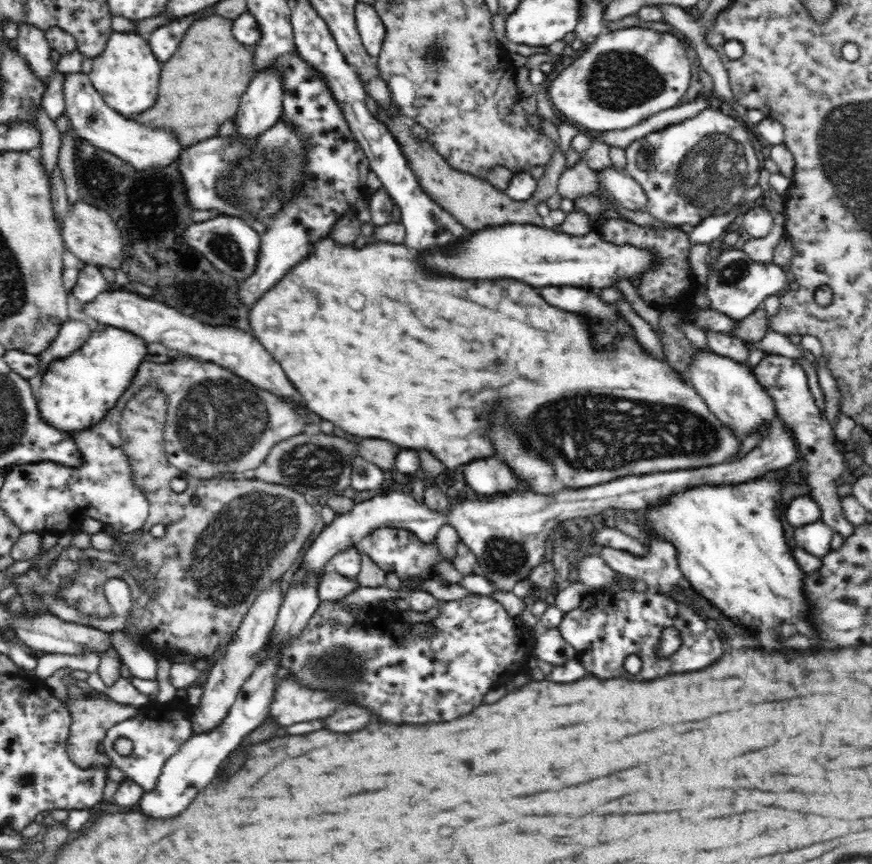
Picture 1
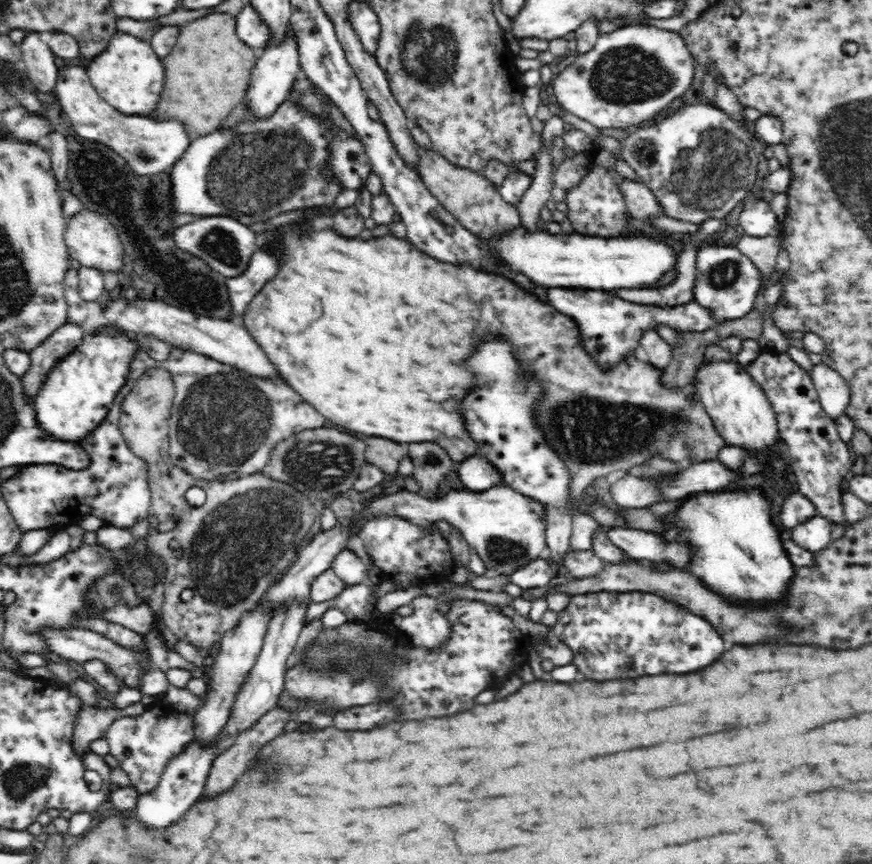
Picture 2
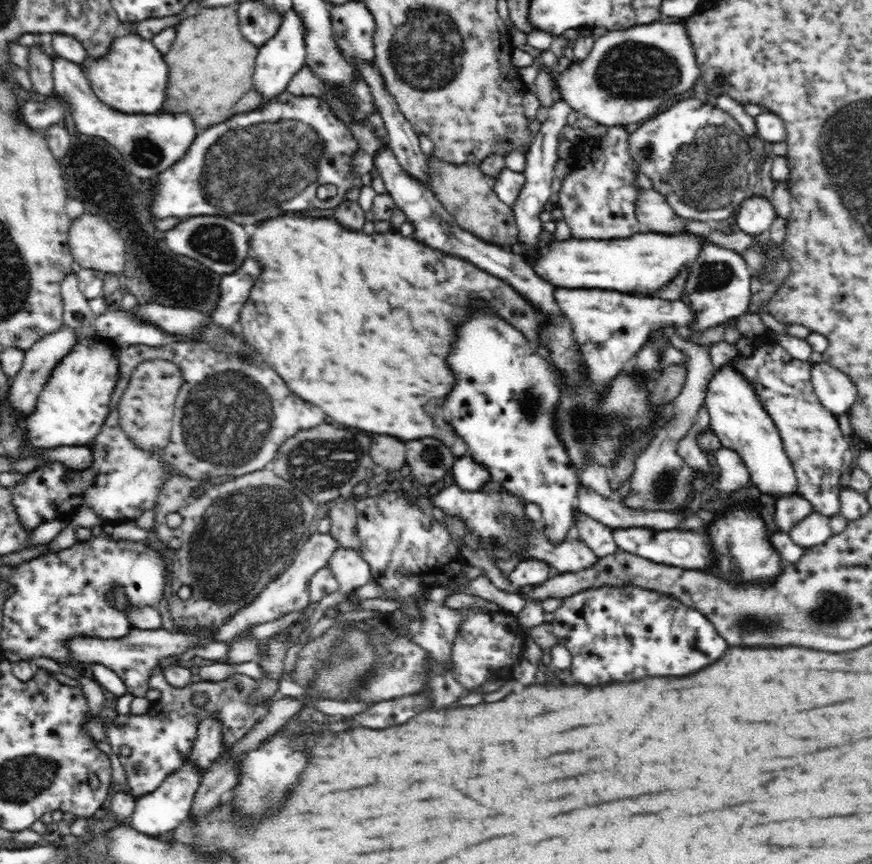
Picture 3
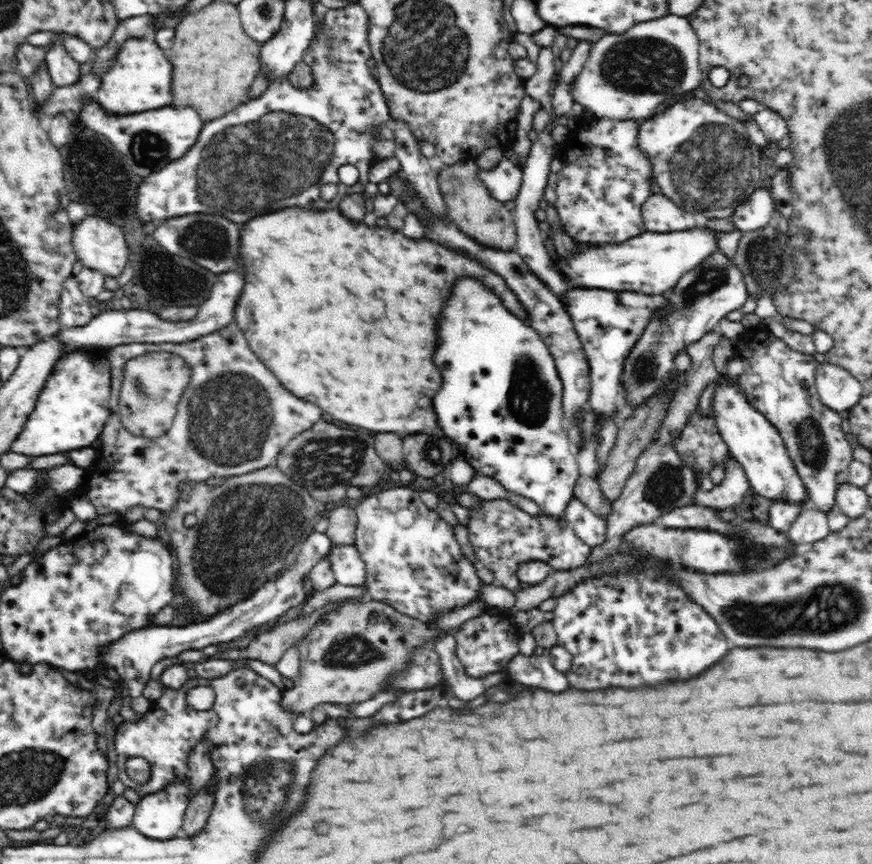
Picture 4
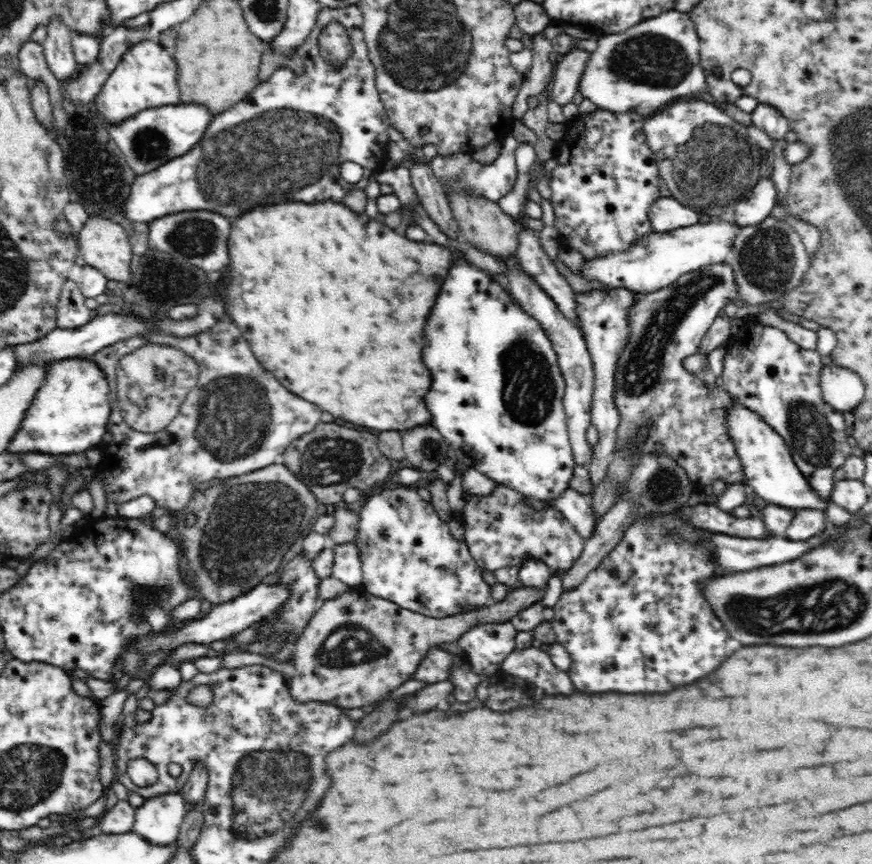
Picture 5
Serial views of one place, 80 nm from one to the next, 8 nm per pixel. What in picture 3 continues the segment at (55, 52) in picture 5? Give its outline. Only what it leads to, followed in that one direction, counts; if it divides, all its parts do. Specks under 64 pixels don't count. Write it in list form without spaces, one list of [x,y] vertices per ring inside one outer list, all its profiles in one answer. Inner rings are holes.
[[[53,56],[52,76],[55,92],[67,102],[78,132],[107,140],[130,166],[134,166],[134,174],[140,178],[150,178],[178,162],[199,132],[188,114],[124,114],[112,109],[94,93],[82,65],[66,61],[61,56]]]

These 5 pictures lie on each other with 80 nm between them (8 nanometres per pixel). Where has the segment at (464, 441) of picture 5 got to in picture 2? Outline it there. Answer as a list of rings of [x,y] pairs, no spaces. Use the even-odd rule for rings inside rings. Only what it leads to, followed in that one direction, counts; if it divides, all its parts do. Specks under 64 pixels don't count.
[[[498,338],[484,342],[466,366],[476,374],[476,380],[486,382],[470,392],[462,402],[468,432],[478,443],[477,454],[490,461],[499,473],[501,484],[538,501],[546,509],[546,543],[554,564],[571,549],[570,473],[565,461],[548,446],[547,438],[534,420],[532,404],[540,398],[540,388],[536,382],[522,382],[520,368],[512,358],[512,346]]]

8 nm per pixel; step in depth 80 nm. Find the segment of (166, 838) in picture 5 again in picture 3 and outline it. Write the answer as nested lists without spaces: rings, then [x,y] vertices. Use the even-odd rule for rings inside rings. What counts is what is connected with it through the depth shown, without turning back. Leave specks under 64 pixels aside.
[[[187,758],[182,768],[172,772],[160,787],[135,799],[135,810],[132,817],[129,818],[129,825],[151,837],[172,832],[190,816],[191,807],[193,806],[192,800],[194,800],[194,794],[200,787],[201,781],[199,768]]]

